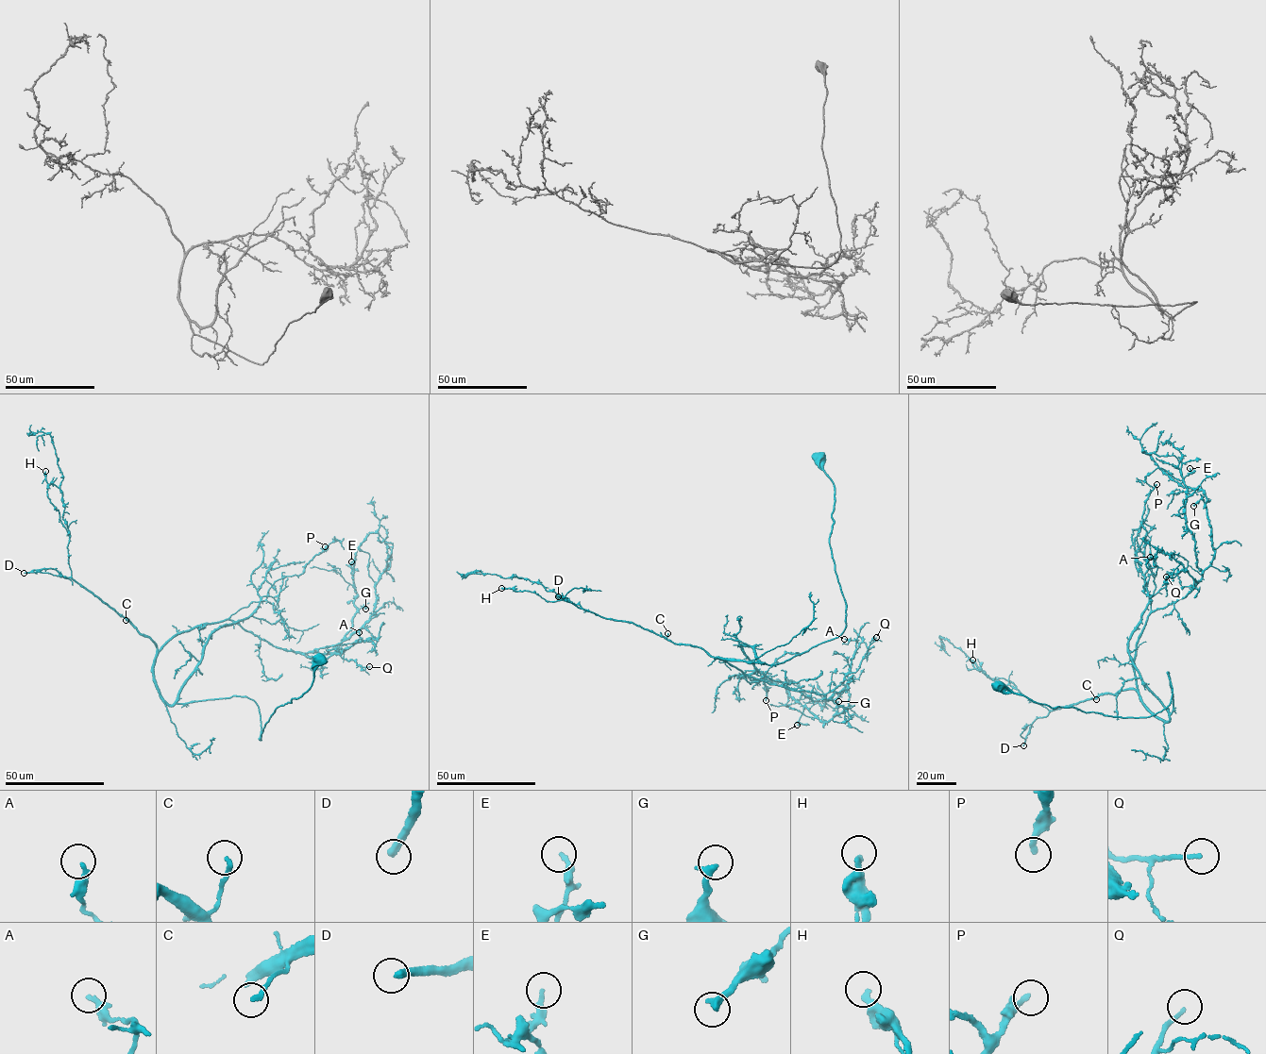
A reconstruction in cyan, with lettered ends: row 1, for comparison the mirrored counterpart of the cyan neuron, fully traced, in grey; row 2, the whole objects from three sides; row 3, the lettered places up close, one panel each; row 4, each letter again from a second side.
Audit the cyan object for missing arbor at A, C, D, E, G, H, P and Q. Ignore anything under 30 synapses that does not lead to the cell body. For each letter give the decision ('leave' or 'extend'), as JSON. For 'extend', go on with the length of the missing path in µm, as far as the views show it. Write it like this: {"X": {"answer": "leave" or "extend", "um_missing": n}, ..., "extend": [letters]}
{"A": {"answer": "leave"}, "C": {"answer": "leave"}, "D": {"answer": "extend", "um_missing": 120}, "E": {"answer": "leave"}, "G": {"answer": "leave"}, "H": {"answer": "extend", "um_missing": 20}, "P": {"answer": "extend", "um_missing": 20}, "Q": {"answer": "leave"}, "extend": ["D", "H", "P"]}

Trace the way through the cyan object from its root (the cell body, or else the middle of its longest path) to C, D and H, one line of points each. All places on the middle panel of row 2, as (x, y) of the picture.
C: (819, 457), (835, 488), (829, 543), (845, 603), (843, 632), (769, 665), (716, 659), (670, 641), (667, 633)
D: (819, 457), (835, 488), (829, 545), (846, 608), (846, 627), (836, 638), (773, 664), (716, 659), (558, 596)
H: (819, 457), (835, 488), (829, 545), (846, 627), (783, 662), (716, 659), (565, 598), (549, 601), (501, 588)

